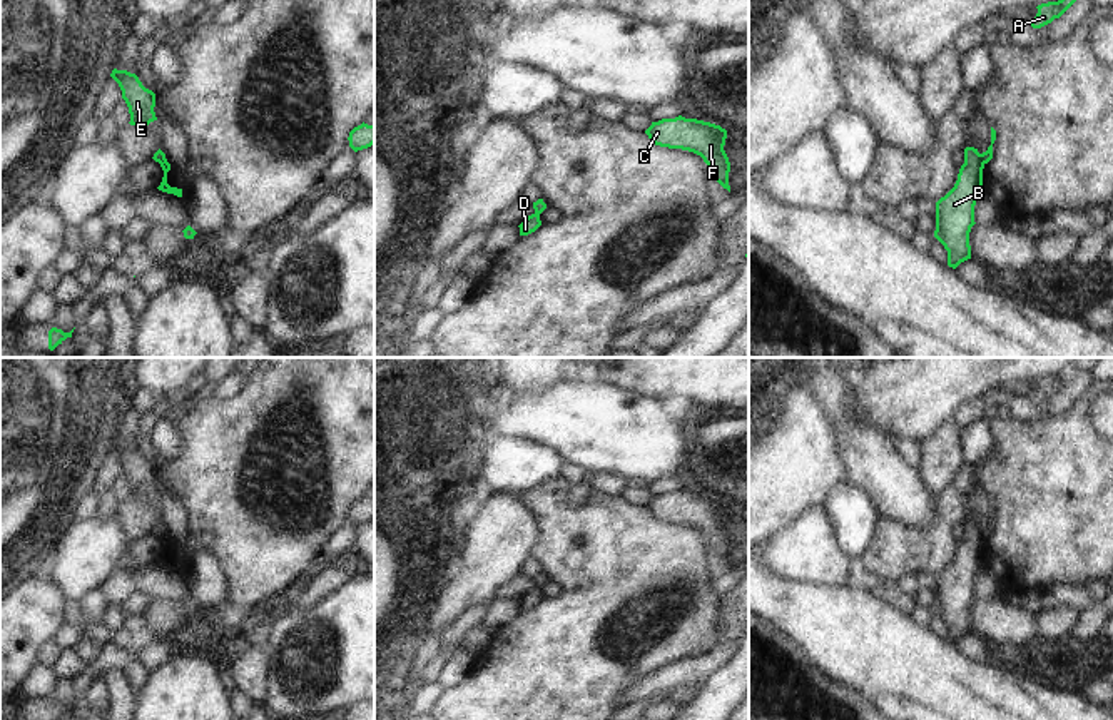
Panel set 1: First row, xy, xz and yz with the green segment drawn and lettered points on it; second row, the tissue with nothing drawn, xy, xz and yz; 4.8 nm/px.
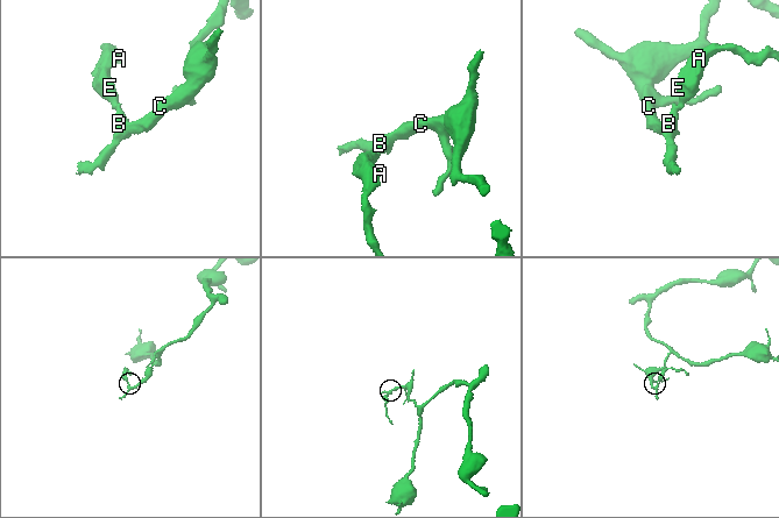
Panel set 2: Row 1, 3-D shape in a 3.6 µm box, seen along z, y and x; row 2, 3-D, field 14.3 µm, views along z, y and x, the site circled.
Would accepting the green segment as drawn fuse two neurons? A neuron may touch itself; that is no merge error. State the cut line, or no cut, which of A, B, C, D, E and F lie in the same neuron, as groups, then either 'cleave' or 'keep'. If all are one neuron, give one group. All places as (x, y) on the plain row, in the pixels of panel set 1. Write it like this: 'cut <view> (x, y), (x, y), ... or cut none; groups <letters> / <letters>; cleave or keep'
cut yz (980, 528), (985, 537); groups A D E / B C F; cleave

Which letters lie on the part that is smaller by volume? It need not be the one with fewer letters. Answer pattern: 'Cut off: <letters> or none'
Cut off: A, D, E

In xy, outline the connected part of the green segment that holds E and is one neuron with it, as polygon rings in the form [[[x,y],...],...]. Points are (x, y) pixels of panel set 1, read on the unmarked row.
[[[114,443],[110,451],[122,464],[122,473],[125,474],[130,488],[130,499],[147,501],[150,496],[157,494],[154,486],[155,468],[145,463],[135,448]]]

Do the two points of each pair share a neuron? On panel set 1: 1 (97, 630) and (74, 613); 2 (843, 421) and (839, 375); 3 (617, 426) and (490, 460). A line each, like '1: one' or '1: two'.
1: one
2: one
3: one

